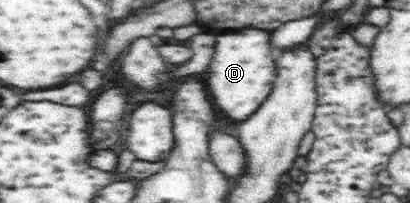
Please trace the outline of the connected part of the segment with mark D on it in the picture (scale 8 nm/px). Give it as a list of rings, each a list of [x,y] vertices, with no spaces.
[[[242,31],[238,35],[220,35],[216,41],[216,53],[208,66],[205,89],[212,103],[232,123],[242,123],[266,101],[274,87],[277,76],[275,58],[277,54],[268,43],[264,31]]]

